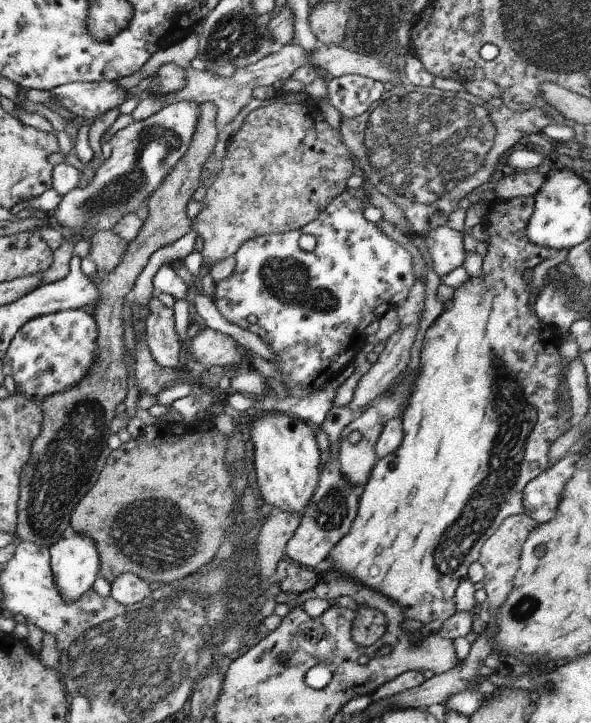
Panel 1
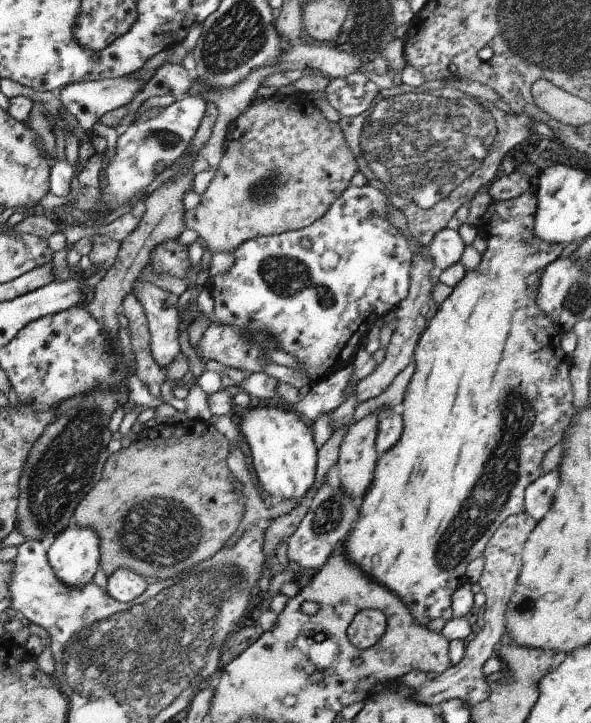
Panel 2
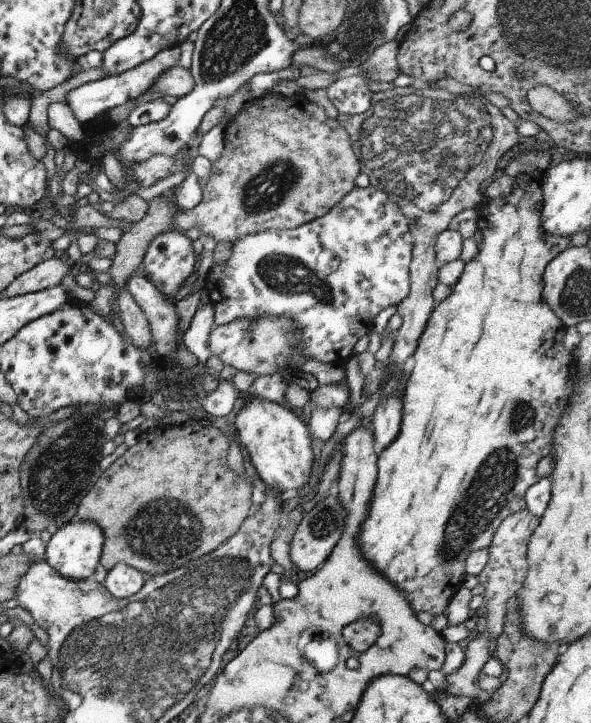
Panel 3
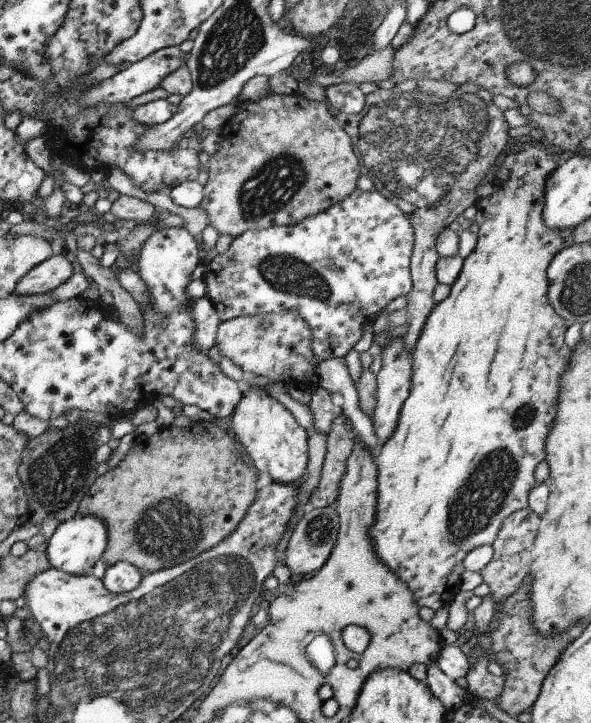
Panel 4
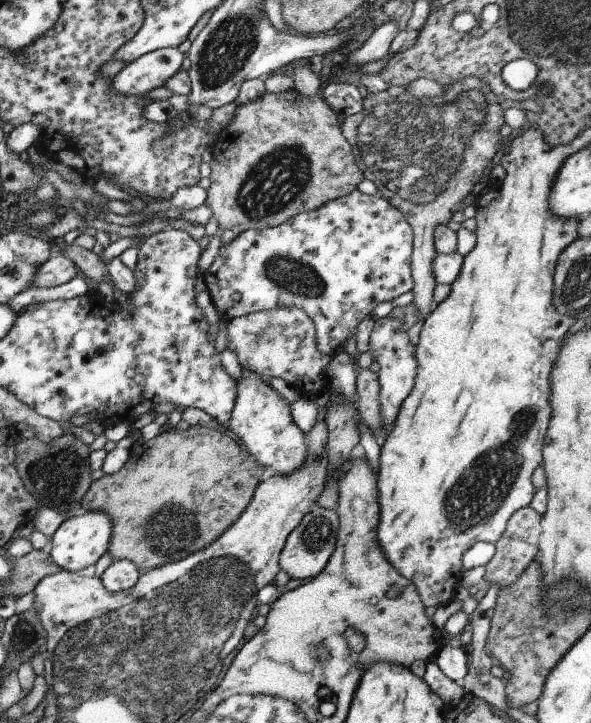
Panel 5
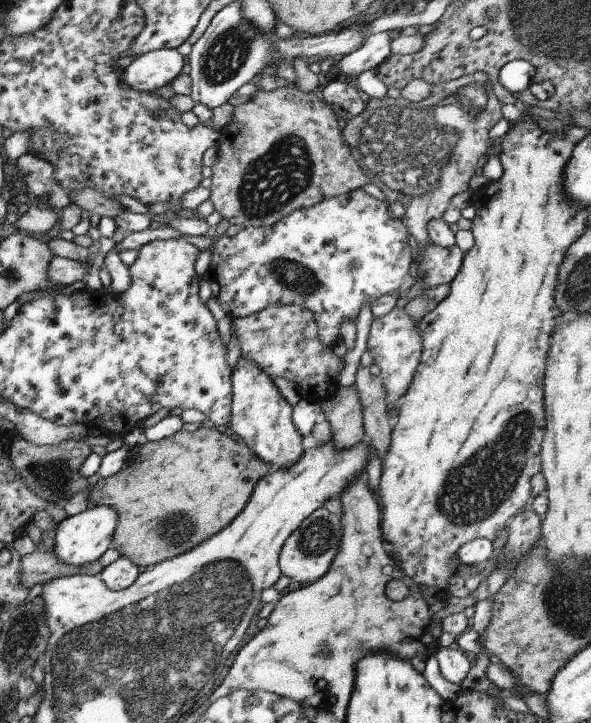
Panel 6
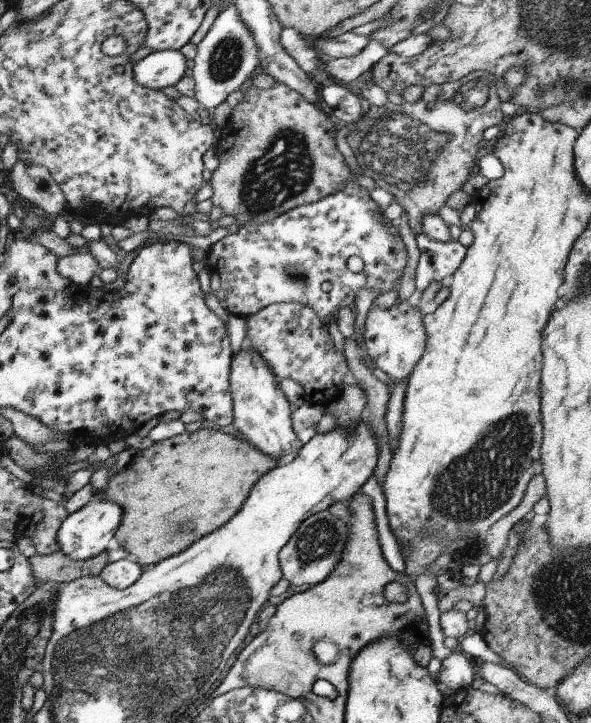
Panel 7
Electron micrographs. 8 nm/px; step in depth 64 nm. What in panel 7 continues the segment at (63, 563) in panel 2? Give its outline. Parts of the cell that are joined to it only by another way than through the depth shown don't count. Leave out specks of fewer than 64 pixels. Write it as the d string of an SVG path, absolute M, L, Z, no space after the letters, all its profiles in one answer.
M95 497L90 498L84 506L69 513L61 522L56 532L60 550L66 554L67 558L76 561L97 556L100 552L107 550L107 544L114 537L121 515L122 508L117 503Z

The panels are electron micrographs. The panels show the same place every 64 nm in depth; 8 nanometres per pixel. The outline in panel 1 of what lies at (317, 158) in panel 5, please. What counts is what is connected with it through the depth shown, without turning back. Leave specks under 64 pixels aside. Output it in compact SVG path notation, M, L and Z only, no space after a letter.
M277 93L271 97L269 104L263 104L254 111L250 111L243 121L239 129L228 139L226 144L225 155L221 160L221 167L215 179L206 188L206 193L200 200L201 208L195 216L194 221L190 220L190 228L199 236L198 249L201 253L203 263L210 266L219 259L234 255L237 249L246 240L258 237L259 235L270 235L284 233L293 229L301 228L308 222L315 220L315 217L333 200L338 194L341 194L346 189L347 179L352 175L354 163L351 161L352 154L347 150L345 144L341 141L338 129L332 128L323 116L317 112L317 108L311 102L285 102L282 100L281 94Z

